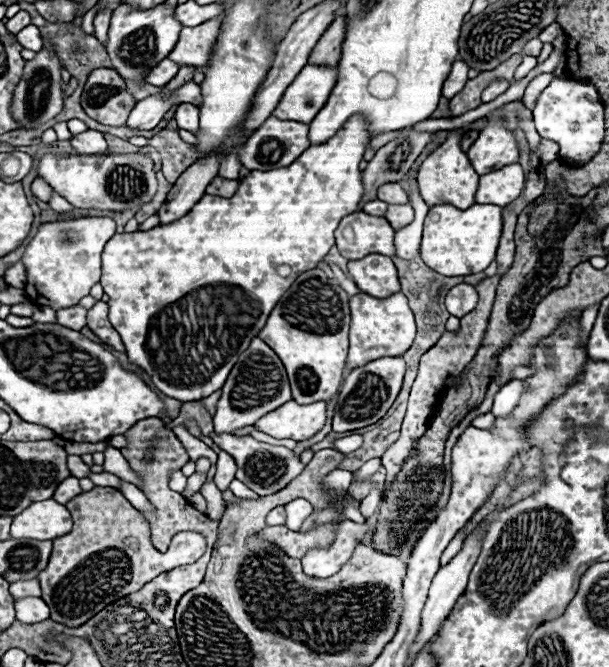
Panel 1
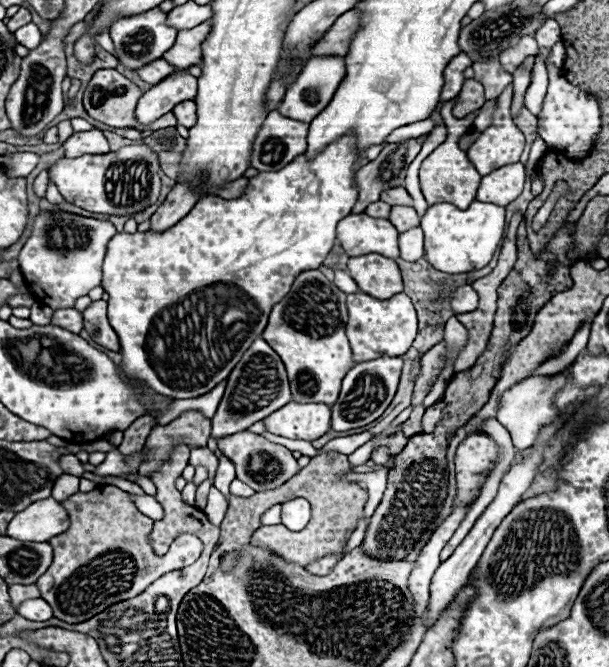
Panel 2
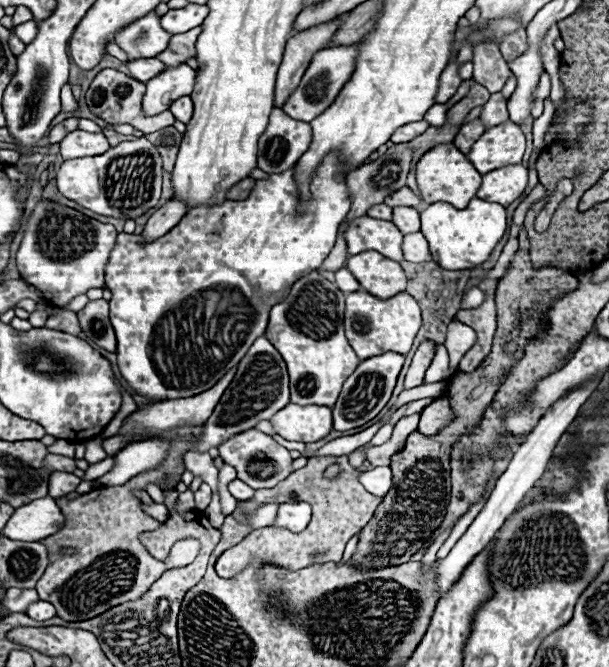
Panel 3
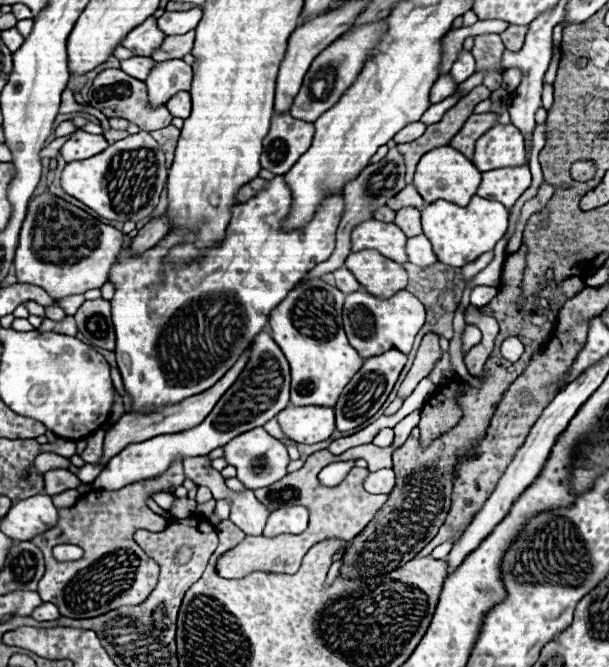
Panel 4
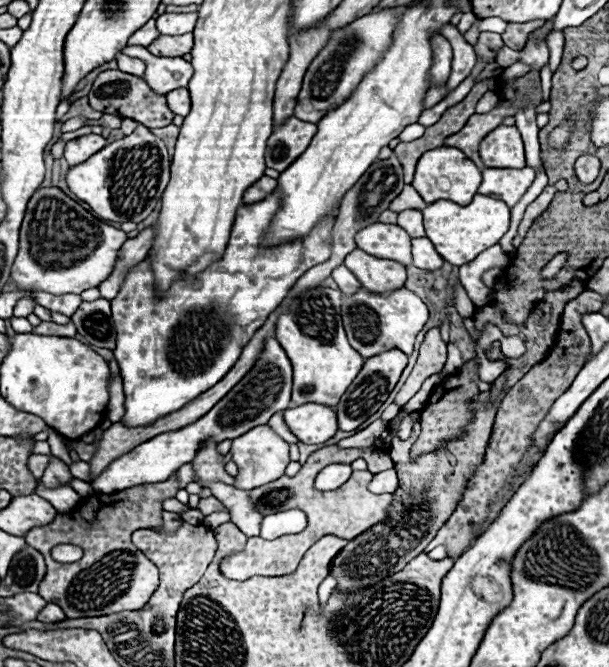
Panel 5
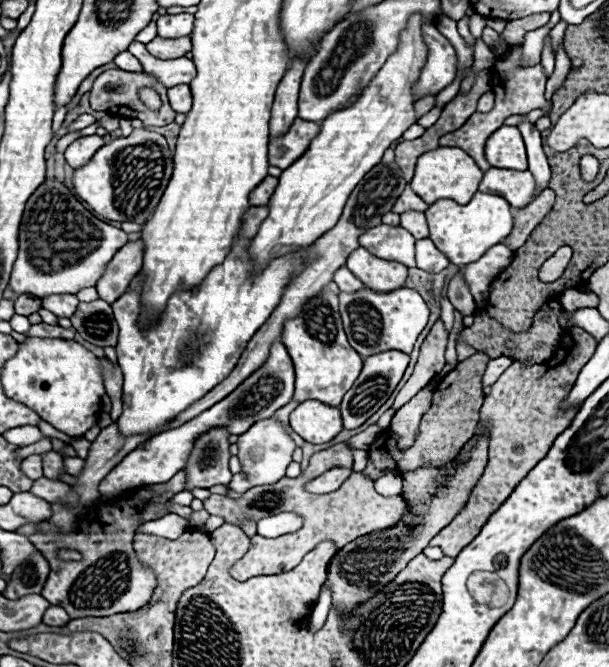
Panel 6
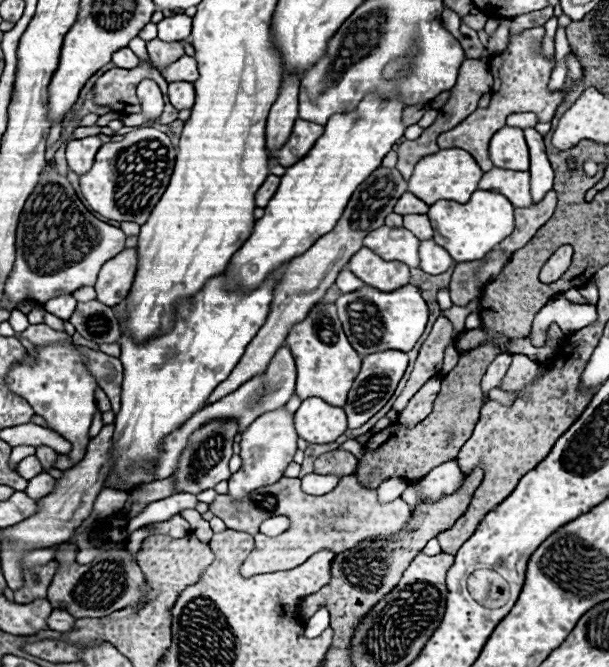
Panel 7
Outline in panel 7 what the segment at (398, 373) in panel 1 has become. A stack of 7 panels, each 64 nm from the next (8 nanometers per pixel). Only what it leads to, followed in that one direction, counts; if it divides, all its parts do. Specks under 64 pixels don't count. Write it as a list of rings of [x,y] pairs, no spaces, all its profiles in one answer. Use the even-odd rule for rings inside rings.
[[[384,350],[384,352],[368,354],[362,358],[362,370],[360,370],[352,390],[348,392],[346,404],[342,406],[346,412],[346,418],[348,418],[348,428],[360,428],[390,400],[406,366],[408,366],[408,354],[400,352],[400,350]]]

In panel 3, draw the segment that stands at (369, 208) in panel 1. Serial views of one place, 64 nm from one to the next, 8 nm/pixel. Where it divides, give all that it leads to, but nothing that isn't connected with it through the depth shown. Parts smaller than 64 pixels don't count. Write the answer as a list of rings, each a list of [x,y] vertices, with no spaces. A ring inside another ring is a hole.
[[[378,204],[378,206],[372,206],[366,214],[372,216],[372,218],[378,218],[378,220],[390,220],[392,218],[392,208],[386,206],[386,204]]]

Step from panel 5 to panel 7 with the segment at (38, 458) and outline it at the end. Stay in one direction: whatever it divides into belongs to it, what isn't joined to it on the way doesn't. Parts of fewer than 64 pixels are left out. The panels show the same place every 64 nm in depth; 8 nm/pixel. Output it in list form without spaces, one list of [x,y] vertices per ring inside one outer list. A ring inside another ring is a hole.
[[[28,456],[28,458],[24,458],[24,460],[18,464],[16,470],[18,470],[18,474],[22,474],[22,478],[32,480],[34,476],[38,476],[38,474],[42,472],[42,466],[40,466],[40,462],[38,462],[36,456]]]

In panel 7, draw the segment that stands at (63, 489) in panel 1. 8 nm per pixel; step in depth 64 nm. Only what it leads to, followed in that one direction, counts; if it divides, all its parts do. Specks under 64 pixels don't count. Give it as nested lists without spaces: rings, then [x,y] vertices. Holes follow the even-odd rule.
[[[38,446],[36,456],[38,456],[38,460],[42,462],[42,466],[44,466],[46,470],[50,470],[50,468],[54,468],[54,462],[56,462],[56,458],[58,458],[58,452],[54,452],[54,450],[48,448],[48,446]]]

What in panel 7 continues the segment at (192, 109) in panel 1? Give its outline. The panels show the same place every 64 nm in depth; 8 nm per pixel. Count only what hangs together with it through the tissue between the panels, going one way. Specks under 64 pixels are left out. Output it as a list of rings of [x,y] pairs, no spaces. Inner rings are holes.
[[[174,82],[168,86],[170,104],[178,110],[186,110],[194,106],[194,86],[190,82]]]

